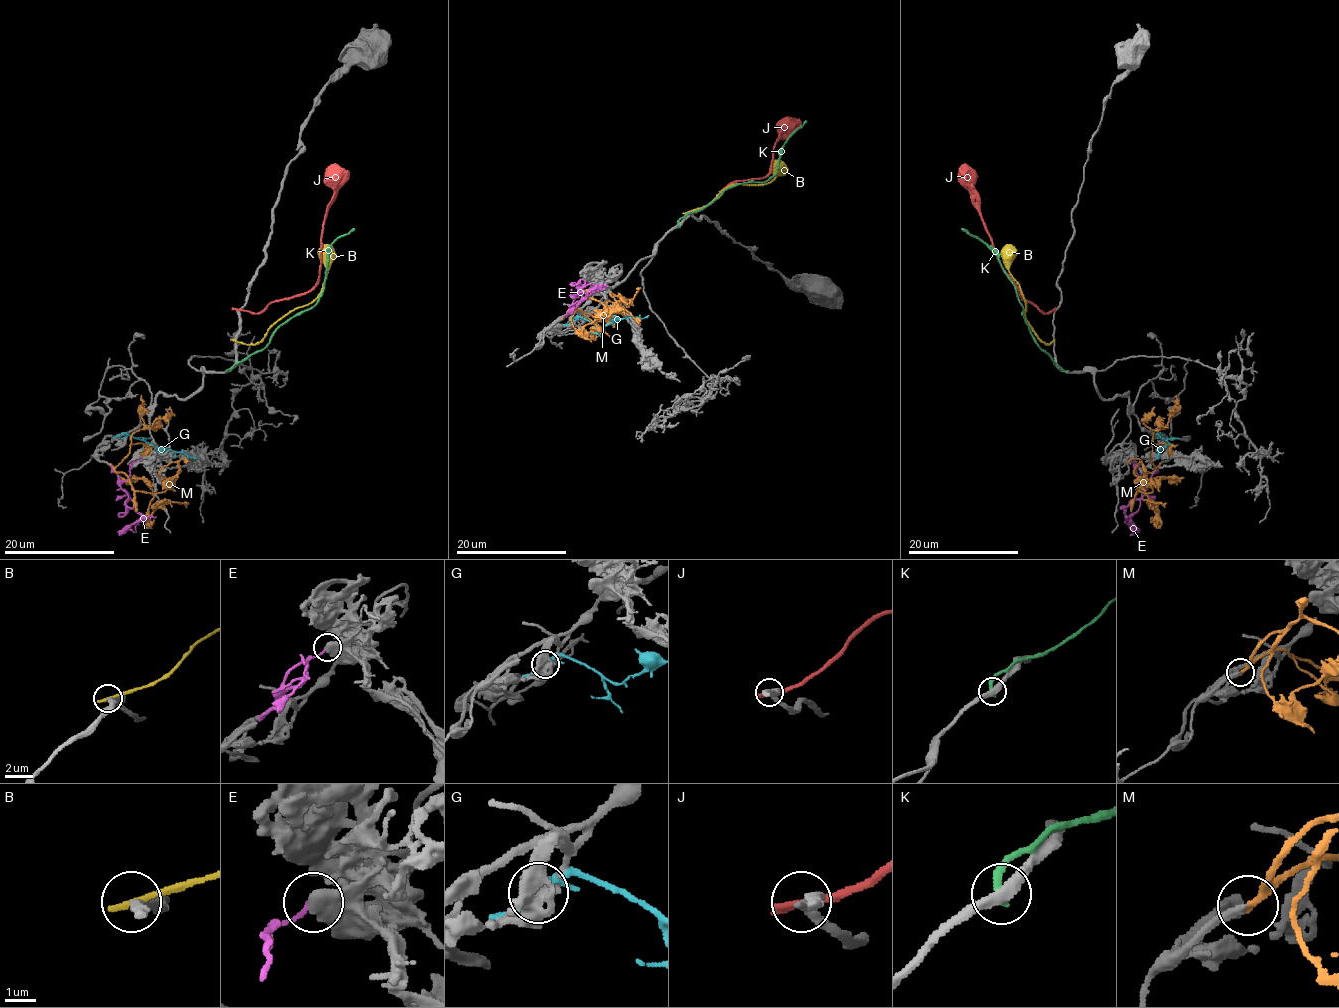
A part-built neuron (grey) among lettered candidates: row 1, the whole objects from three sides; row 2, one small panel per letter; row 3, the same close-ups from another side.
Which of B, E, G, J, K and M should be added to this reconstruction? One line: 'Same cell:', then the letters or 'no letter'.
Same cell: E

